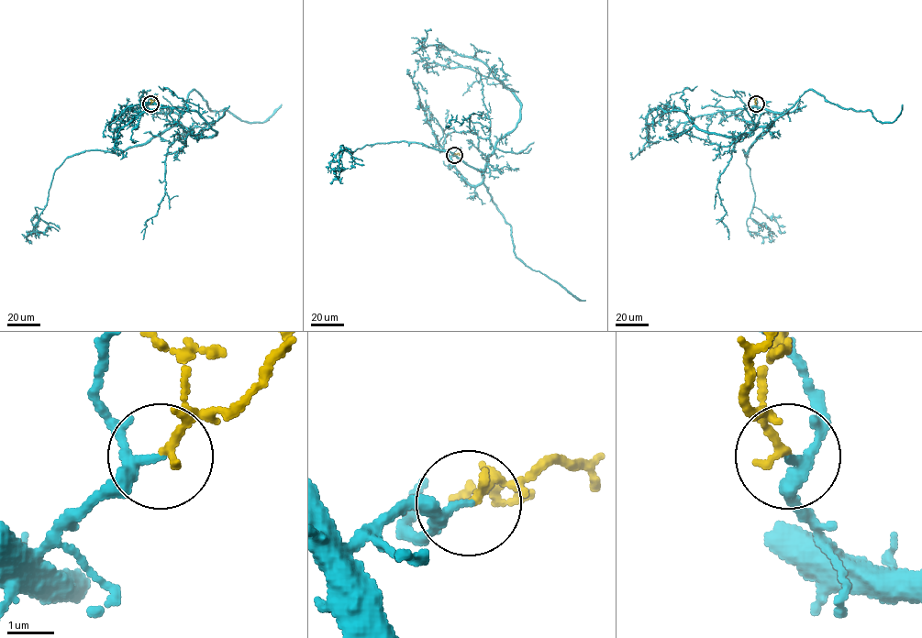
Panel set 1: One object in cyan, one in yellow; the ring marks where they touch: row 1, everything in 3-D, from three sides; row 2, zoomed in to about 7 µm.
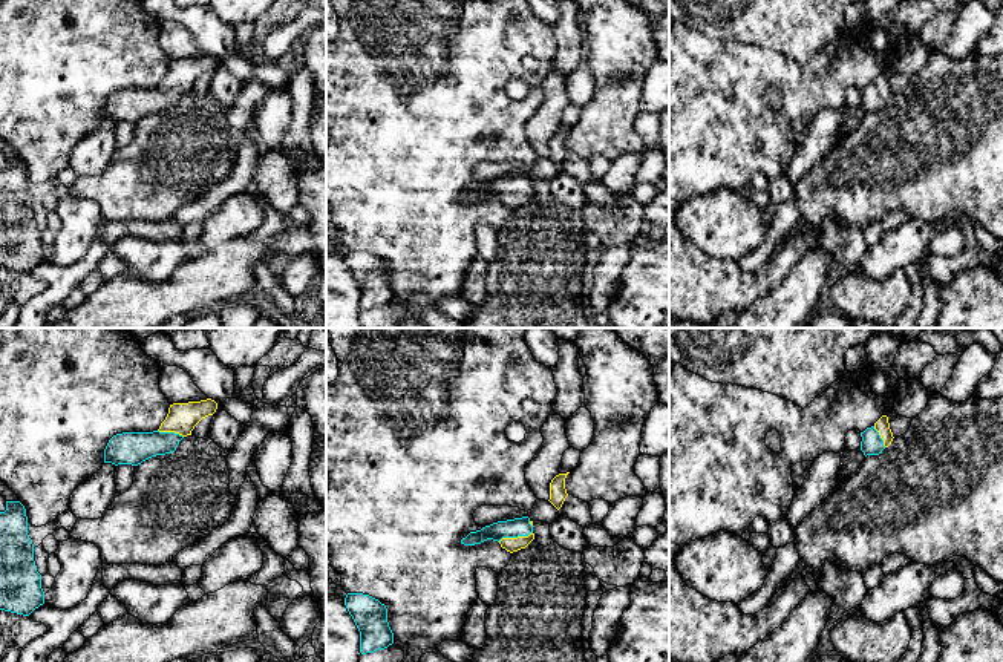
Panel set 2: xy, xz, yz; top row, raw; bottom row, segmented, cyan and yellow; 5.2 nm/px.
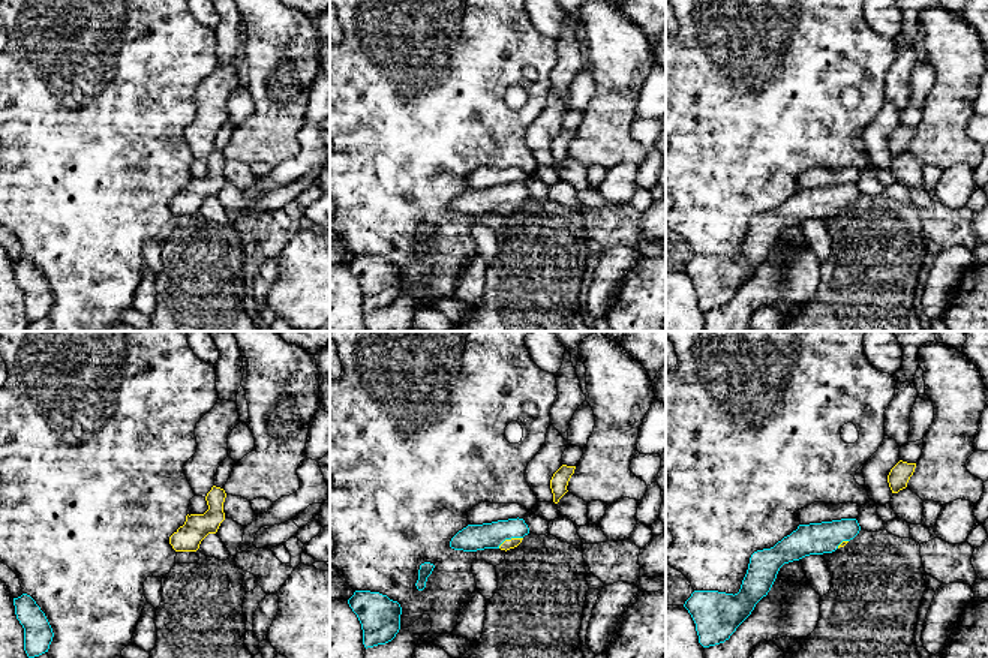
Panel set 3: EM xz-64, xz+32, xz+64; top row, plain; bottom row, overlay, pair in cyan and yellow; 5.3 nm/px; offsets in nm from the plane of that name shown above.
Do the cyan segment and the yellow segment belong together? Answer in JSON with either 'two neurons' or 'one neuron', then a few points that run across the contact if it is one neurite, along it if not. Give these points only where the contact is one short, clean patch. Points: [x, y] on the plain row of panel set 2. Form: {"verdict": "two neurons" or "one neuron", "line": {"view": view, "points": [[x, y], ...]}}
{"verdict": "one neuron", "line": {"view": "xz", "points": [[515, 184], [515, 193], [510, 201]]}}

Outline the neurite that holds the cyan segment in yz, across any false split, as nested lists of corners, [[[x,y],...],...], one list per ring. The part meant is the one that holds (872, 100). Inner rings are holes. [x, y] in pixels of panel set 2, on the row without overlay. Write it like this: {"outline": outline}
{"outline": [[[882,72],[871,84],[861,89],[861,107],[864,112],[879,112],[893,98],[888,74]]]}

